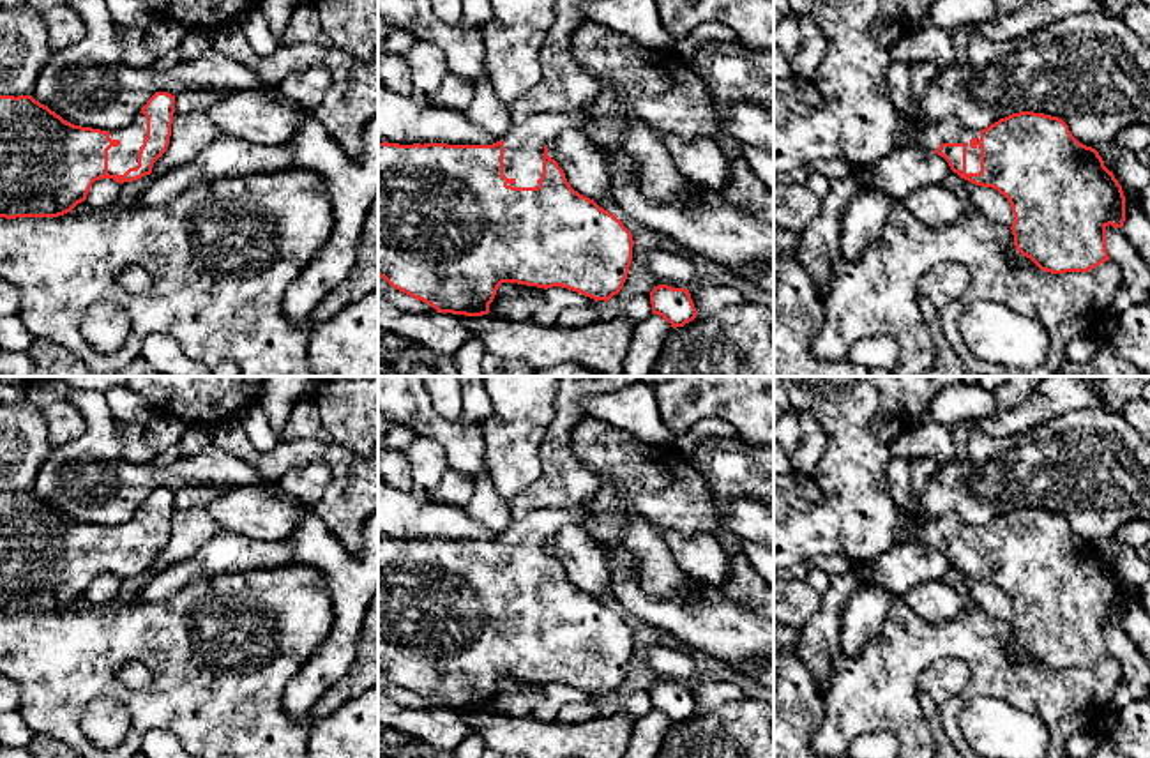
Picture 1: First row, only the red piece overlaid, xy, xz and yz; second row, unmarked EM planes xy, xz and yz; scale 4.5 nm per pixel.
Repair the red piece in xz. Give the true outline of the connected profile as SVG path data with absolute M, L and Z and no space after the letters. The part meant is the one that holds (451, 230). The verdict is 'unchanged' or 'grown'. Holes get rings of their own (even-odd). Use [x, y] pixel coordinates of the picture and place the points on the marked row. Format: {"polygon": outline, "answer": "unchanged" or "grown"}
{"polygon": "M588 21L572 35L572 51L578 62L602 81L599 97L585 111L533 115L523 124L514 124L511 133L493 145L378 143L378 276L392 288L429 304L436 313L465 316L488 315L502 283L544 290L562 286L595 302L608 302L617 295L629 274L634 240L620 219L574 191L564 170L548 155L548 145L567 129L579 129L597 143L615 145L622 140L627 122L638 118L659 140L664 134L715 140L721 133L728 133L742 145L774 154L774 111L751 102L735 102L721 113L705 80L675 48L648 48L613 28Z", "answer": "grown"}

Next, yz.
{"polygon": "M1019 111L982 131L954 118L922 124L917 141L942 155L961 178L1003 194L1014 214L1016 249L1051 274L1088 272L1108 262L1106 228L1122 228L1125 196L1113 171L1092 147L1079 143L1069 125L1051 115Z", "answer": "grown"}

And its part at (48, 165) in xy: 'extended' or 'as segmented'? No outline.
extended

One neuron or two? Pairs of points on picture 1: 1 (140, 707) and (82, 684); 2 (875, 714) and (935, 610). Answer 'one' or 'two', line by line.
1: one
2: two

